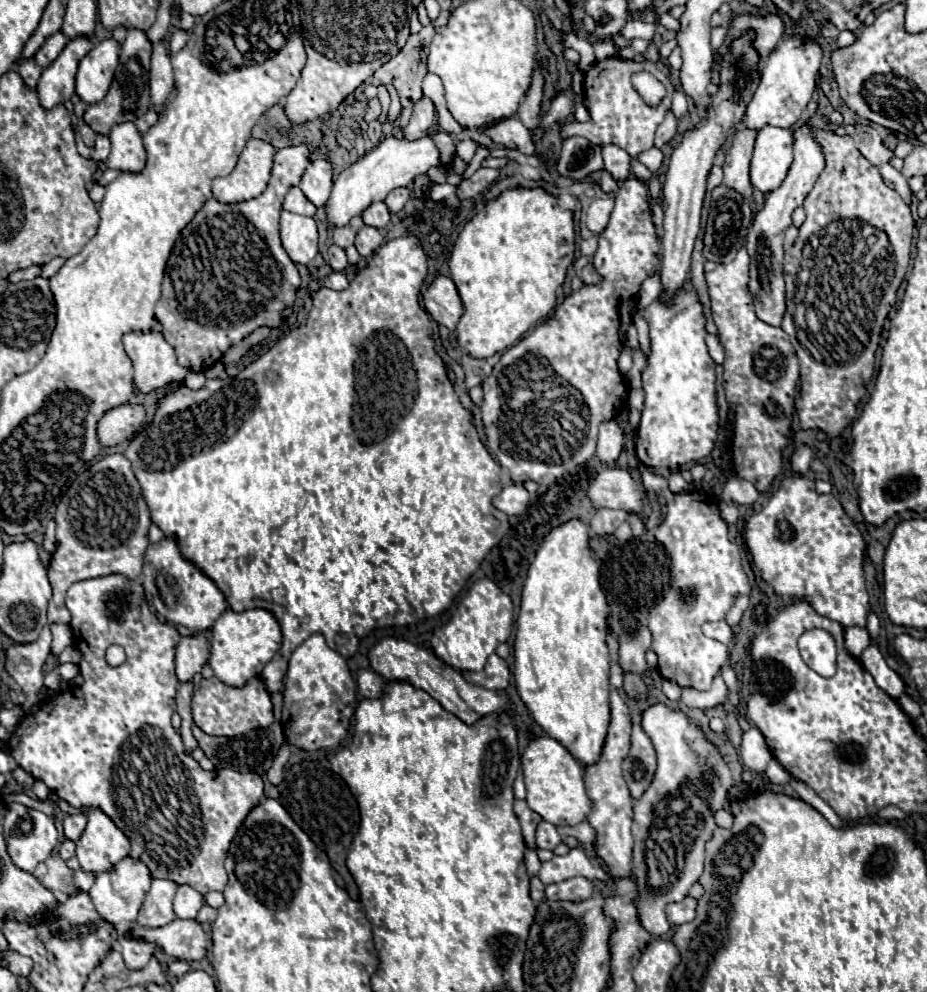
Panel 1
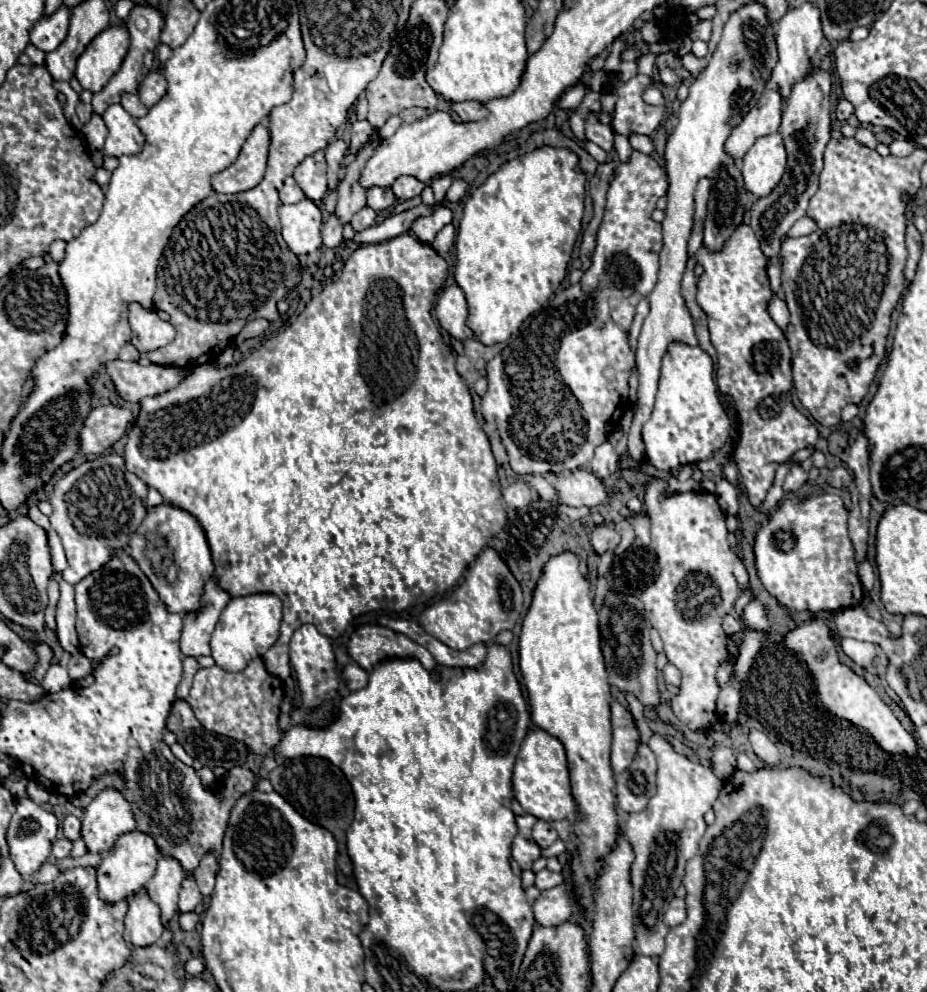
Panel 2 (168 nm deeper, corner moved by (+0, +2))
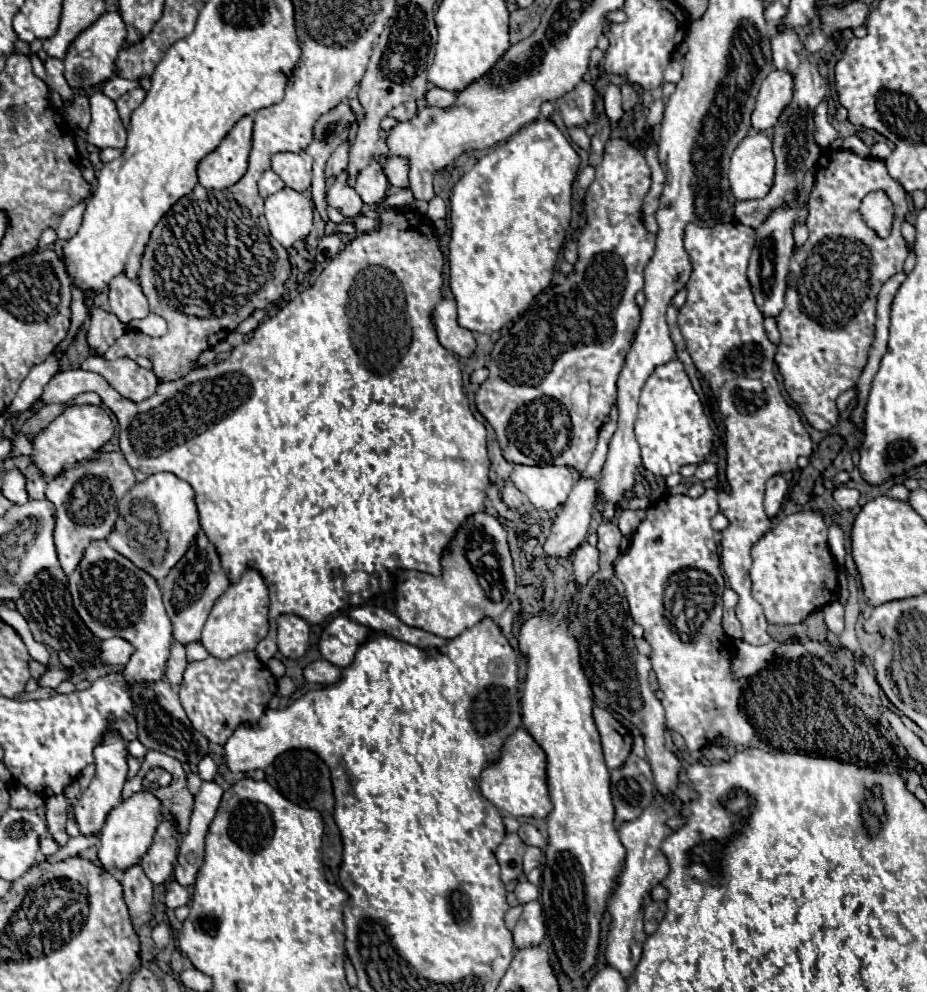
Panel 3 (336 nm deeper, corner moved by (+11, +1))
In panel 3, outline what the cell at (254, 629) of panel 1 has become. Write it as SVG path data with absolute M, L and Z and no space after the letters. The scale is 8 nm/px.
M246 571L238 583L230 585L228 591L216 601L212 613L202 629L202 645L216 659L230 659L242 651L256 649L268 633L268 587L260 573Z

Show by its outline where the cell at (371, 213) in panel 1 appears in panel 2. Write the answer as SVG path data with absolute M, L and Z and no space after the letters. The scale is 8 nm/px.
M367 188L367 206L371 206L375 212L383 212L395 202L397 198L391 188Z

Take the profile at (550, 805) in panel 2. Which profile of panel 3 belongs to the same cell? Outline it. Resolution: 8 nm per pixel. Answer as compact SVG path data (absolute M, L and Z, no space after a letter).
M518 729L504 743L502 757L494 765L486 767L480 775L480 793L494 803L498 809L510 813L512 817L546 819L552 811L552 801L546 783L546 753L530 737L526 729Z

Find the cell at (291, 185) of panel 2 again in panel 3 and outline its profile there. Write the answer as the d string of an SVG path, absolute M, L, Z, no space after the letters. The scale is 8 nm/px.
M266 171L262 175L262 179L258 181L258 189L260 189L260 195L266 199L266 197L278 193L280 189L284 189L284 181L274 171Z

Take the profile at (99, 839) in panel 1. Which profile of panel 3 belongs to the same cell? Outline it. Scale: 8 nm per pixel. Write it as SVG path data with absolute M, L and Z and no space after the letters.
M106 733L102 737L102 743L94 749L94 759L96 759L96 775L88 785L88 789L80 795L78 803L74 805L74 819L82 835L98 835L100 829L104 827L108 813L122 803L122 787L128 773L126 741L118 733Z

